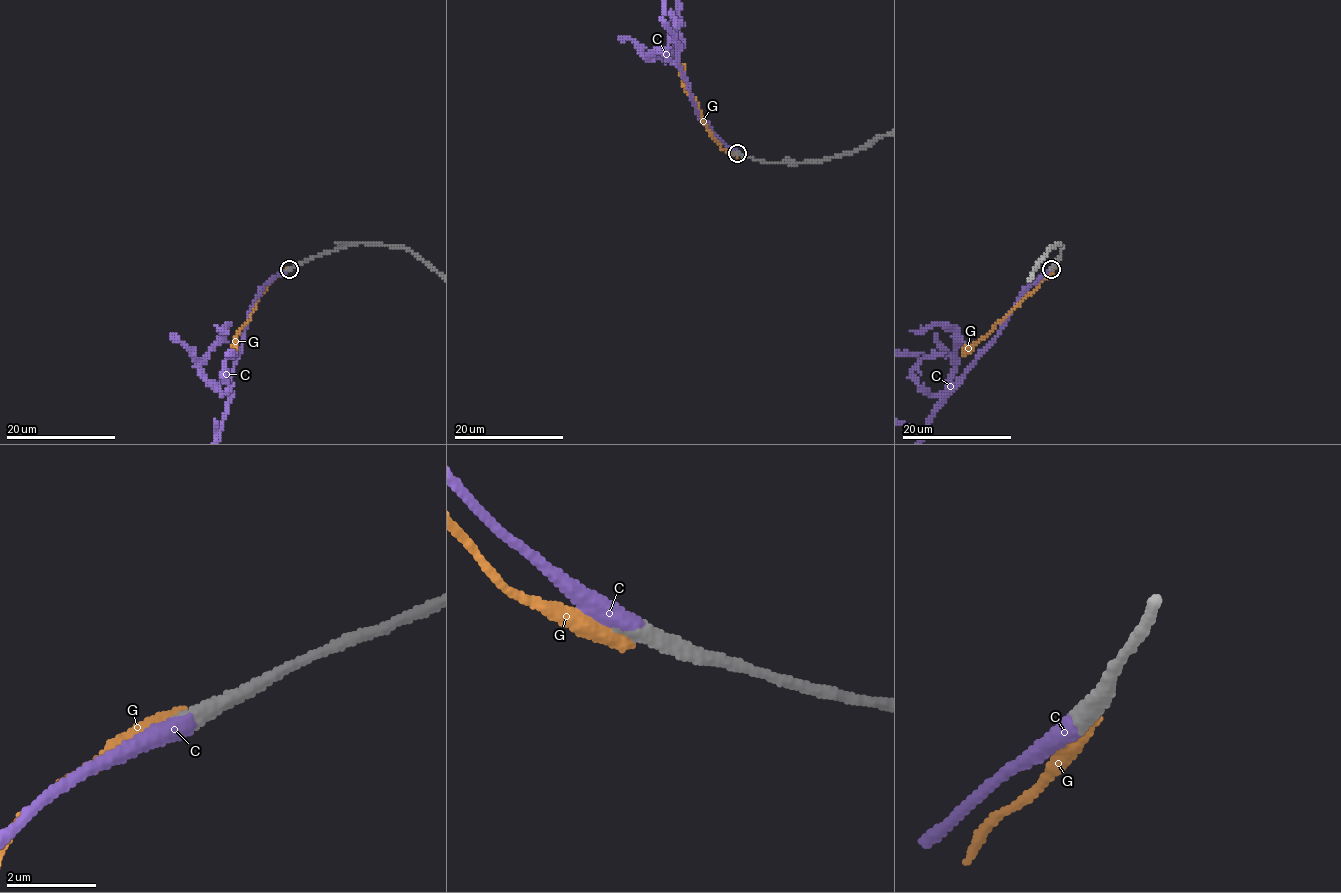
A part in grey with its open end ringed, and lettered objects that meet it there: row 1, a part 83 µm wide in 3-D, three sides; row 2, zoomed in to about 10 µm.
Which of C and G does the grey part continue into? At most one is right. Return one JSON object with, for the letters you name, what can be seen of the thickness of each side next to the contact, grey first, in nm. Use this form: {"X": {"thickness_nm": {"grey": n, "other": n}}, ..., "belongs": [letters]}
{"C": {"thickness_nm": {"grey": 460, "other": 440}}, "belongs": ["C"]}

